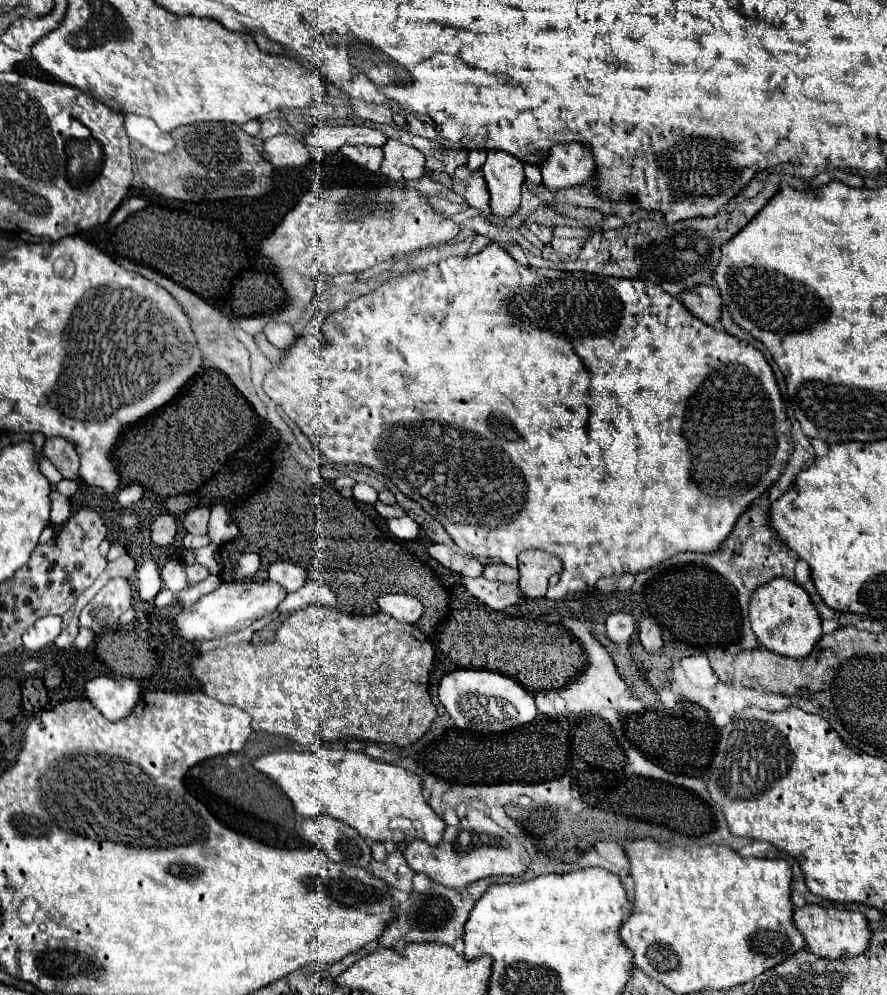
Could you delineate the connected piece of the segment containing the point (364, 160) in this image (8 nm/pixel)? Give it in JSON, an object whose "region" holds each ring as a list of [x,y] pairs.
{"region":[[[344,145],[340,149],[350,161],[358,163],[360,167],[368,171],[378,171],[382,163],[382,147],[370,147],[370,145]]]}

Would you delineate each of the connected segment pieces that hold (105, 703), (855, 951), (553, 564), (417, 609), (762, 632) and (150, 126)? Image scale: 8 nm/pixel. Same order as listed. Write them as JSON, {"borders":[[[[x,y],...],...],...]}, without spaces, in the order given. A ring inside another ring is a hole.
{"borders":[[[[108,675],[90,679],[86,685],[86,697],[96,705],[96,709],[110,721],[120,721],[128,717],[142,697],[140,681],[134,677],[114,679]]],[[[804,905],[802,909],[794,909],[794,923],[804,937],[806,949],[816,957],[830,957],[830,959],[852,957],[852,955],[860,955],[868,947],[870,929],[866,917],[860,911]]],[[[524,551],[518,555],[518,571],[522,593],[528,597],[544,597],[550,575],[560,573],[562,563],[554,555],[542,551]]],[[[384,595],[378,599],[378,607],[380,613],[390,615],[392,619],[402,623],[416,623],[424,613],[420,601],[410,595]]],[[[774,577],[772,581],[752,591],[748,617],[758,643],[768,651],[774,651],[784,657],[796,657],[796,659],[806,657],[822,635],[820,617],[814,605],[810,603],[808,593],[794,581],[788,581],[786,577]]],[[[124,115],[124,129],[130,139],[142,143],[144,147],[158,151],[158,153],[168,153],[172,151],[174,143],[172,137],[156,127],[156,123],[148,117],[142,115]]]]}

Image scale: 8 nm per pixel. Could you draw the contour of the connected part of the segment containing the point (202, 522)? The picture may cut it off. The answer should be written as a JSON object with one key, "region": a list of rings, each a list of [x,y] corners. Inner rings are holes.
{"region":[[[194,507],[194,509],[186,511],[182,523],[184,523],[186,531],[192,533],[192,535],[206,535],[208,517],[210,517],[210,509],[208,507]]]}

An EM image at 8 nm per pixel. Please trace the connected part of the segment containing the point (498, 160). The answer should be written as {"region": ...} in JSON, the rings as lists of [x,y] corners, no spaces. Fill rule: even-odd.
{"region":[[[488,151],[482,173],[490,191],[490,205],[494,215],[514,215],[520,203],[520,185],[524,181],[520,159],[504,151]]]}

